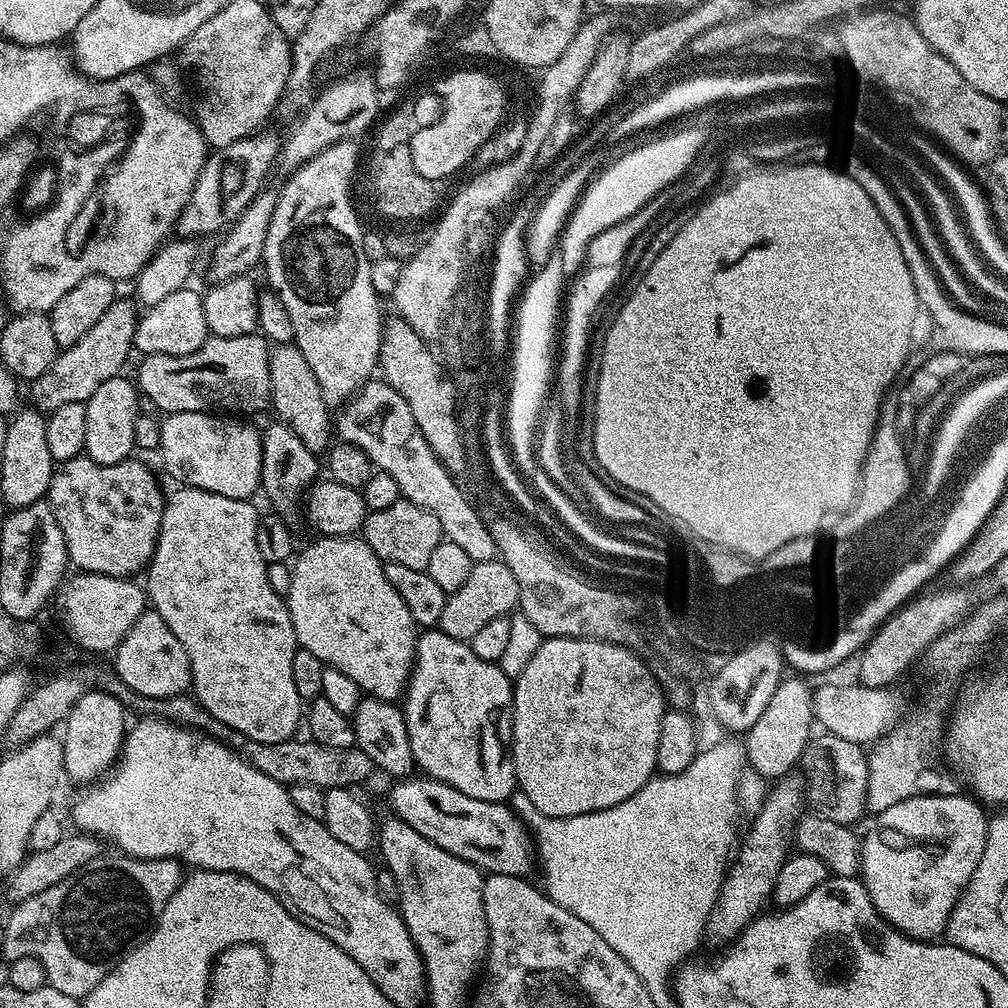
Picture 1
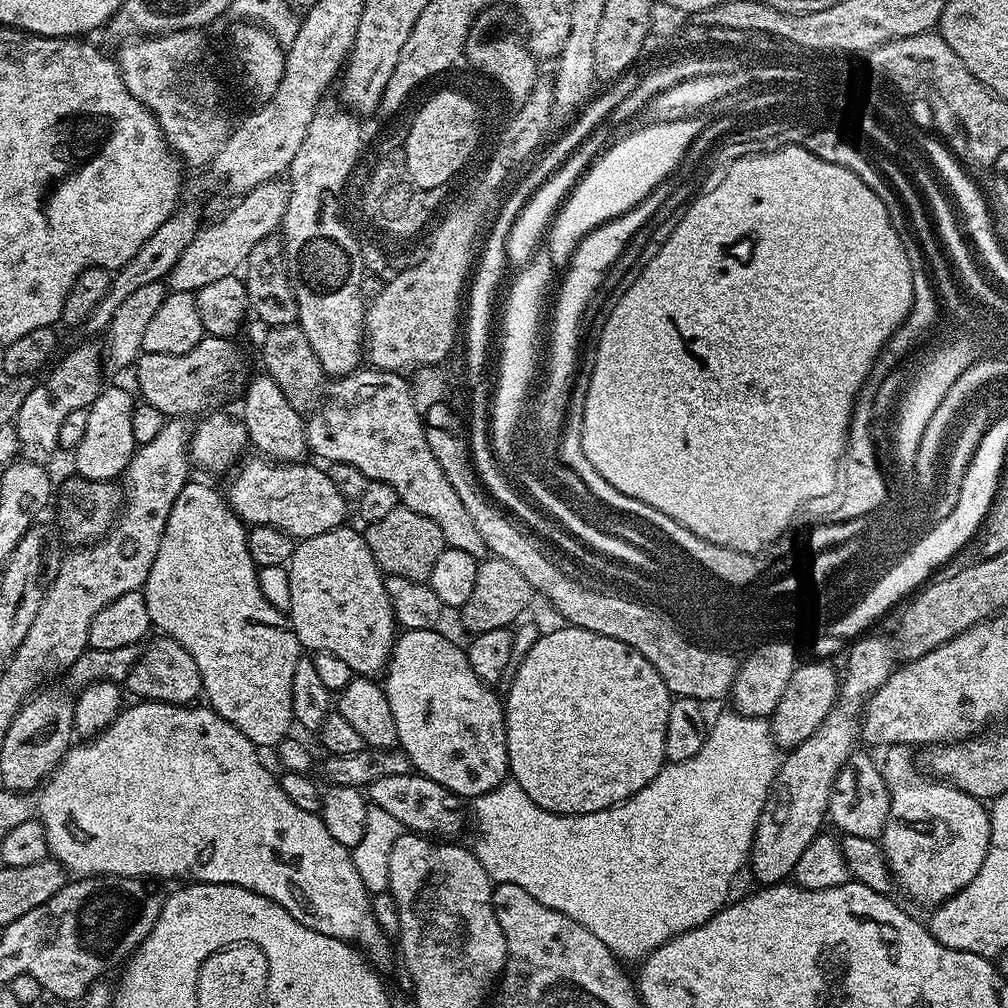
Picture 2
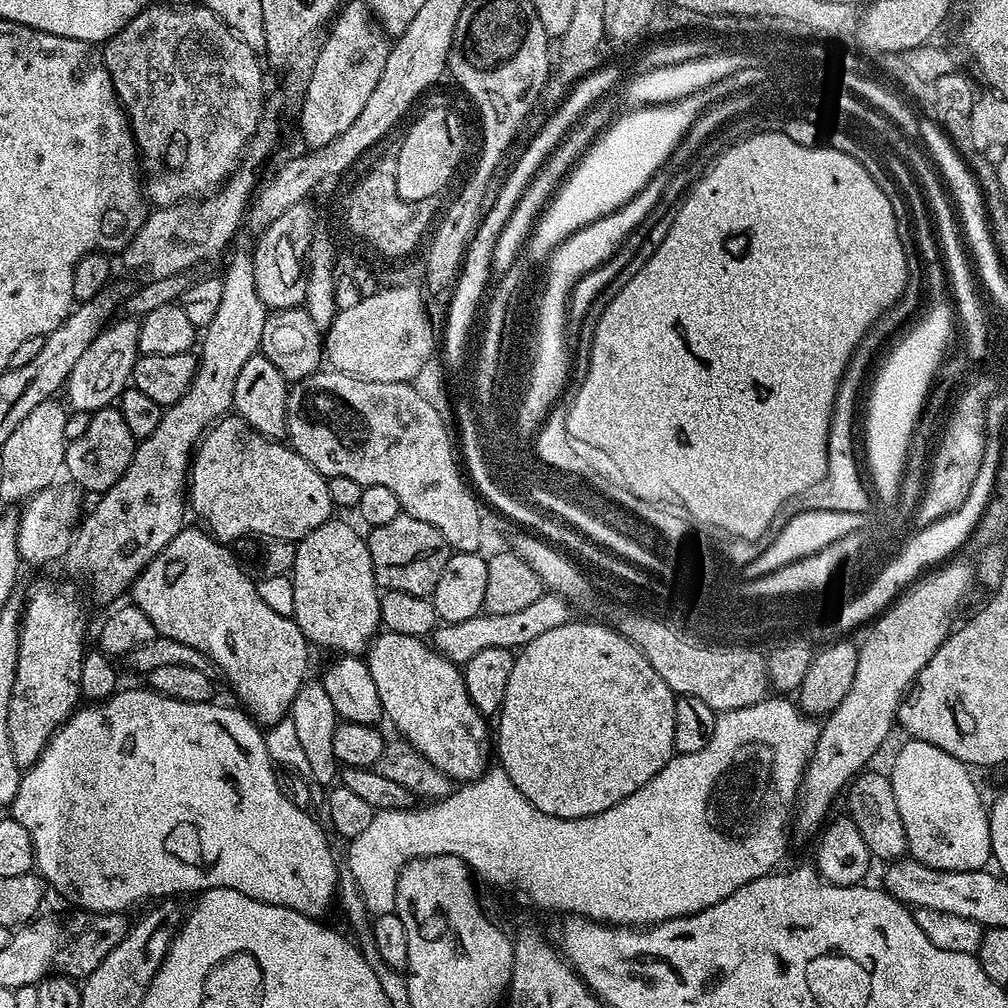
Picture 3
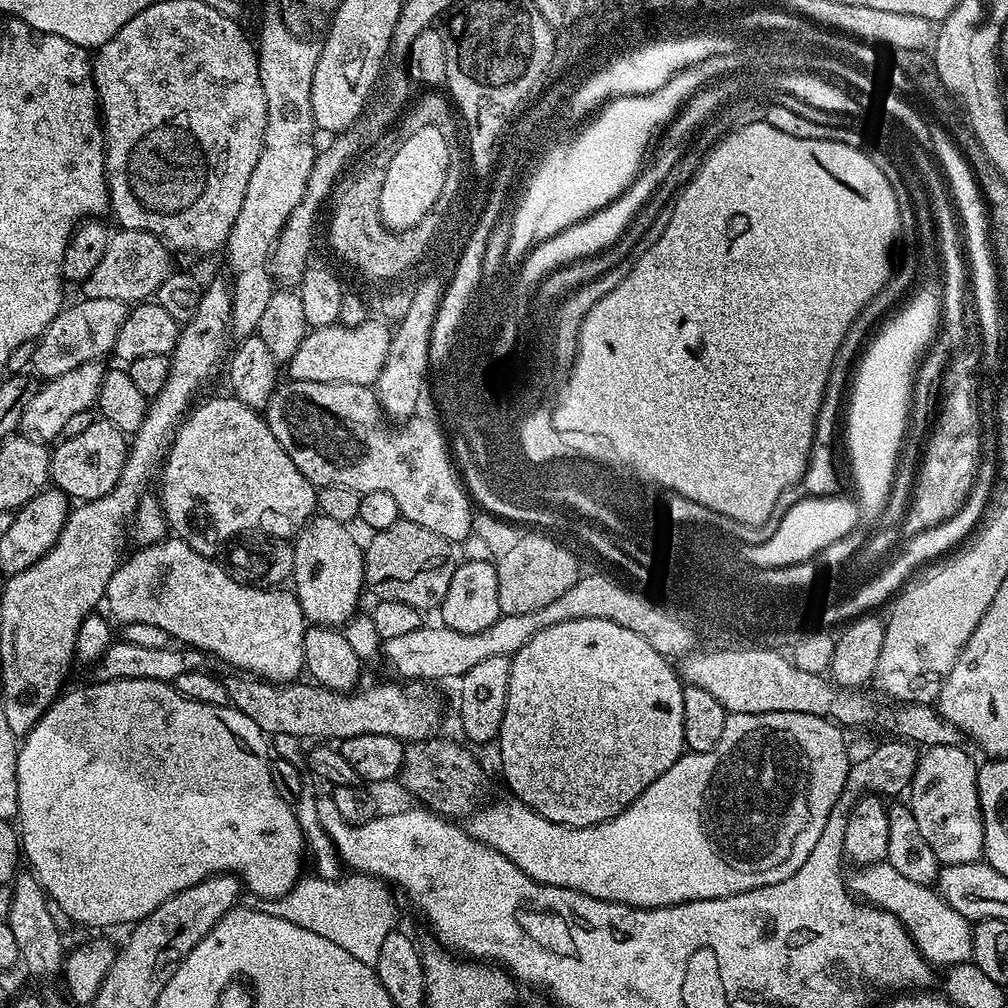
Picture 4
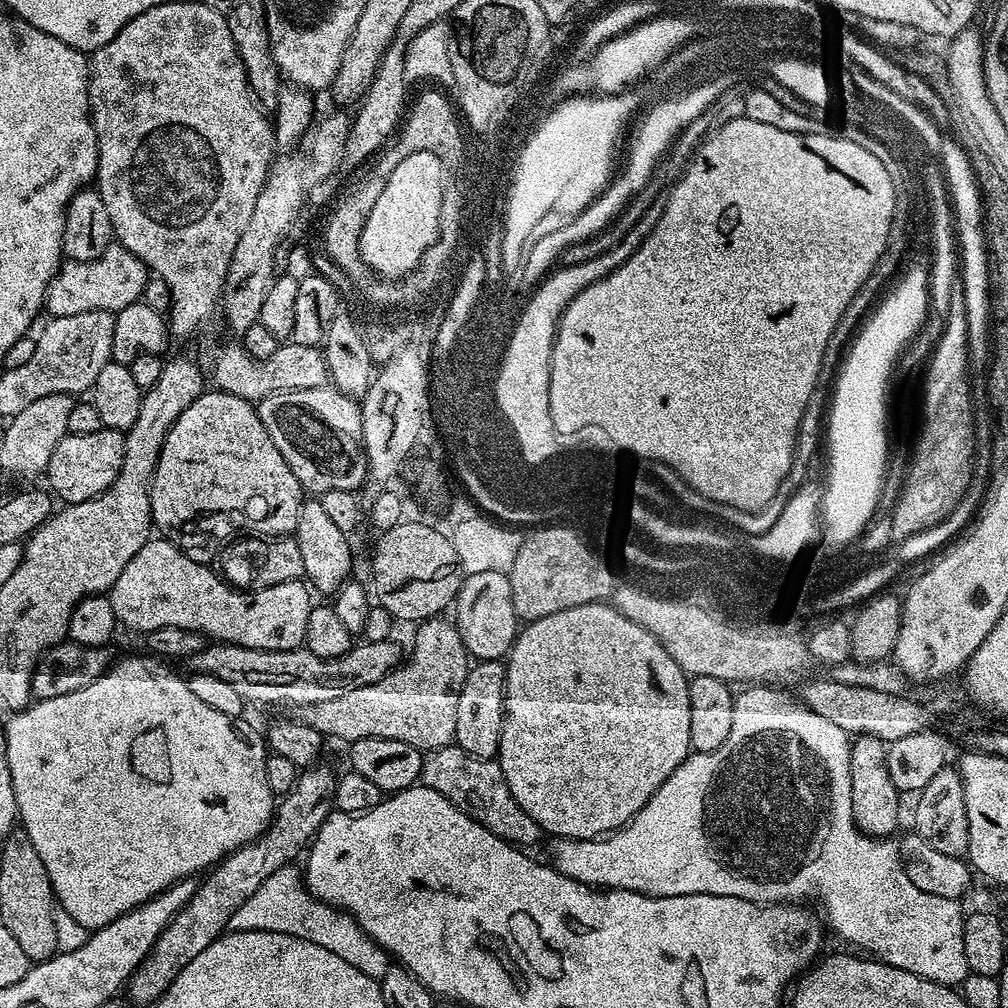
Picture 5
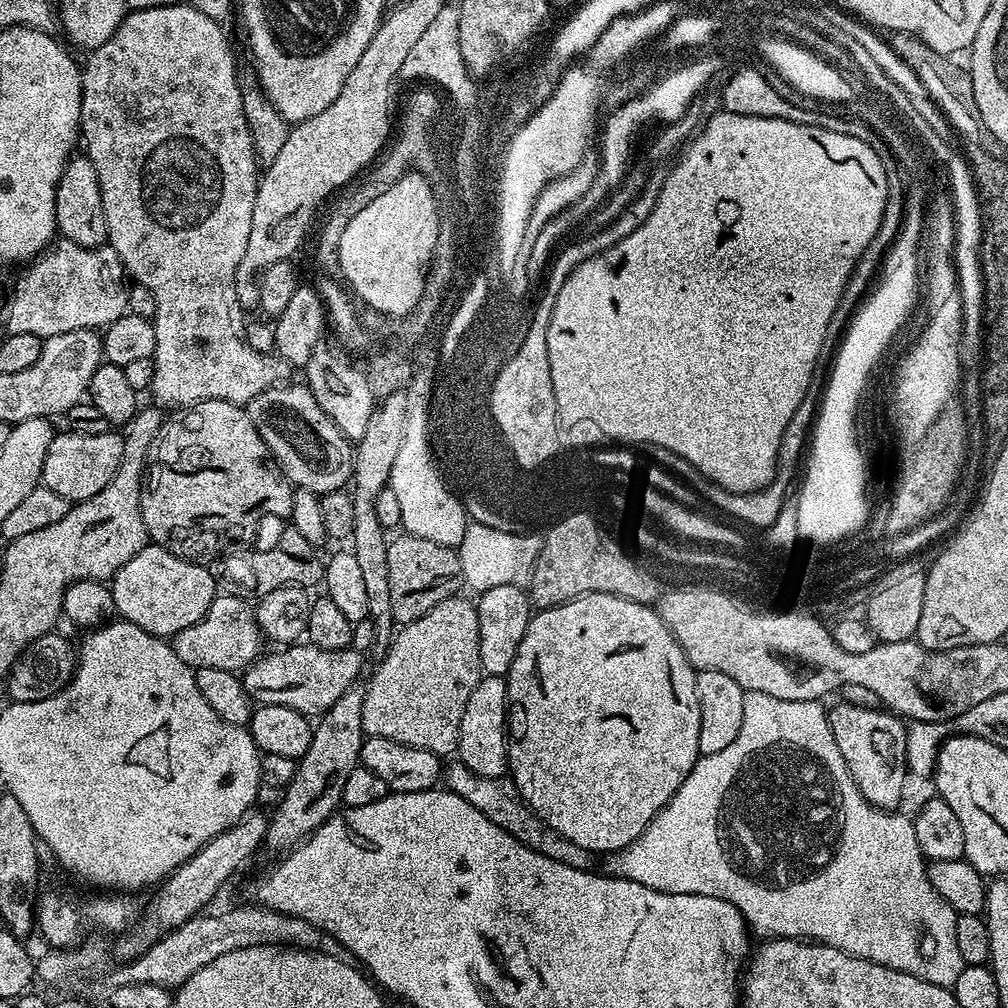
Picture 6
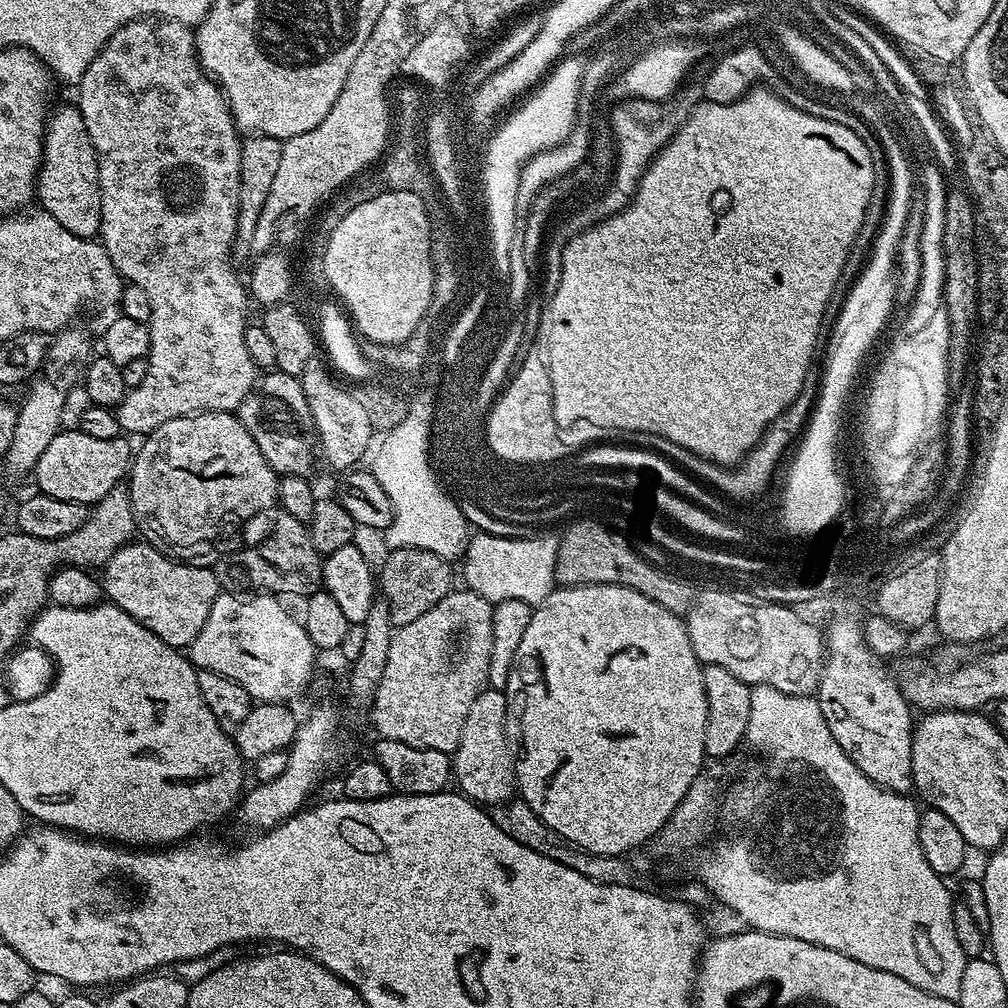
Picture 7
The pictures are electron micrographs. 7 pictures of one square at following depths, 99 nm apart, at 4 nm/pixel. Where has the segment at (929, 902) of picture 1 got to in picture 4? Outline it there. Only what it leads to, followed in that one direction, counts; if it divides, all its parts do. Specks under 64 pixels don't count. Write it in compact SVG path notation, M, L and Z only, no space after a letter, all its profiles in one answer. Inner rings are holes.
M928 746L919 753L916 762L916 773L910 789L910 807L914 814L914 822L918 822L918 830L922 838L934 850L941 865L965 864L981 859L984 855L984 819L980 813L980 799L976 785L977 761L972 761L964 753L961 746Z

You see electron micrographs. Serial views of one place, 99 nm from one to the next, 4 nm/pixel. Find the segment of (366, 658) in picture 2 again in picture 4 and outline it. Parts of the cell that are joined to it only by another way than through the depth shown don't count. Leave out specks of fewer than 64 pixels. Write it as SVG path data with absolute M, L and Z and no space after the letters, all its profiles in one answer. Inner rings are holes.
M319 514L296 533L292 549L294 550L294 570L290 577L298 602L304 611L305 621L312 624L343 626L357 615L360 604L360 591L365 591L364 583L364 548L352 537L353 529L342 522L334 522L334 518L326 518Z

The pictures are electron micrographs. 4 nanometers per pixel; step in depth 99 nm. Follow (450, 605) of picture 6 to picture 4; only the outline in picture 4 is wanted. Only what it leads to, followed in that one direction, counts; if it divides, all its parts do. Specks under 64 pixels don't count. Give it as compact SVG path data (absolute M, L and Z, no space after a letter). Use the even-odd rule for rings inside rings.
M244 674L223 677L228 704L236 708L265 734L313 736L316 742L342 741L354 734L390 734L405 742L435 737L440 728L440 700L435 687L424 682L376 684L365 692L332 692L315 682L273 684Z

